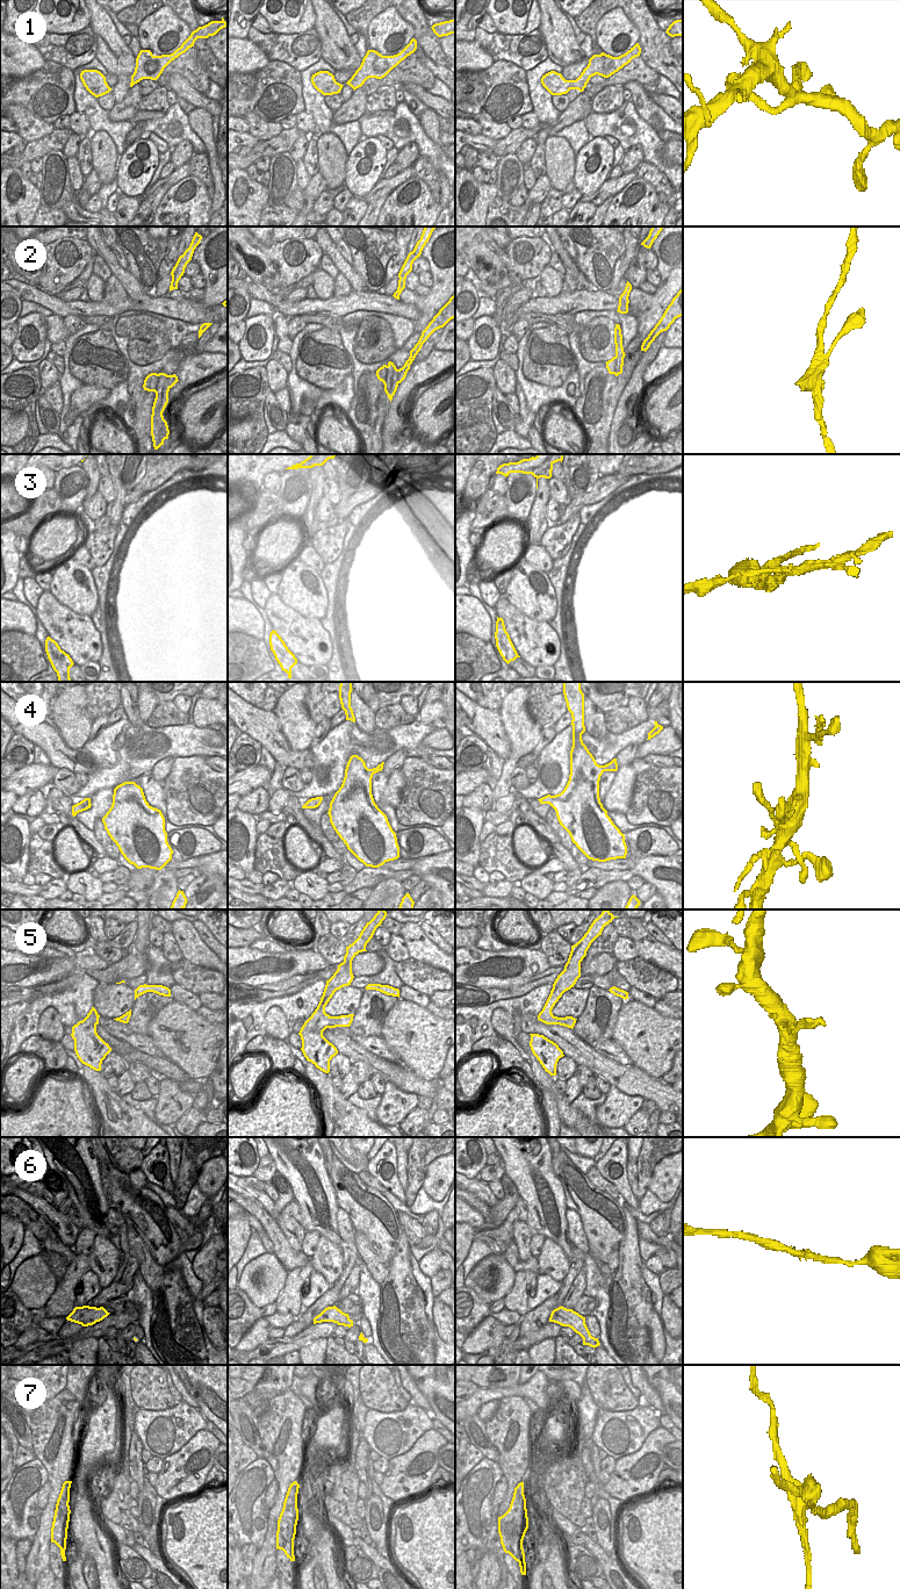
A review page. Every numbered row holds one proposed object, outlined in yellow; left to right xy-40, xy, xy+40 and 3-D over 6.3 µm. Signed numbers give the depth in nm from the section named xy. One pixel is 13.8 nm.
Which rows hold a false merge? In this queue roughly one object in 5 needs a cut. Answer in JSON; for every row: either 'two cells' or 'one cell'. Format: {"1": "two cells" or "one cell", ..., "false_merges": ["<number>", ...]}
{"1": "one cell", "2": "one cell", "3": "two cells", "4": "one cell", "5": "two cells", "6": "one cell", "7": "two cells", "false_merges": ["3", "5", "7"]}

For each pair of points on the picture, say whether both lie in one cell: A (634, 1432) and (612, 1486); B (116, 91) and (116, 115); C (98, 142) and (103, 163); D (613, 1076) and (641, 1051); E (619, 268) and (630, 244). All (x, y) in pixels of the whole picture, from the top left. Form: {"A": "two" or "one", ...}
{"A": "two", "B": "two", "C": "one", "D": "two", "E": "one"}

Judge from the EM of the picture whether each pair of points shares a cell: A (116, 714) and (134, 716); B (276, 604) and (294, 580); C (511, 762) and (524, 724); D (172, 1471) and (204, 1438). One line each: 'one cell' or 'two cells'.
A: two cells
B: two cells
C: one cell
D: one cell

